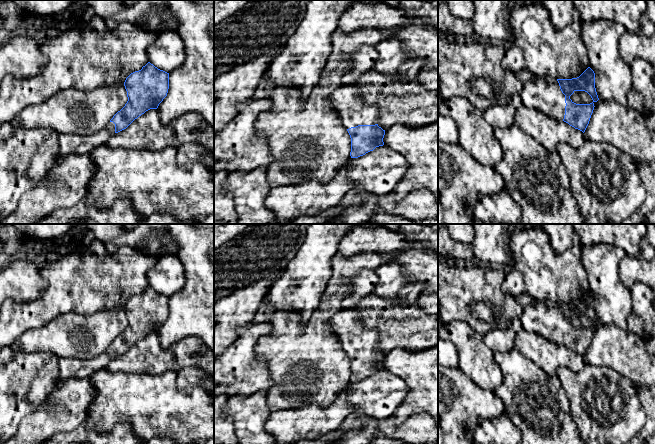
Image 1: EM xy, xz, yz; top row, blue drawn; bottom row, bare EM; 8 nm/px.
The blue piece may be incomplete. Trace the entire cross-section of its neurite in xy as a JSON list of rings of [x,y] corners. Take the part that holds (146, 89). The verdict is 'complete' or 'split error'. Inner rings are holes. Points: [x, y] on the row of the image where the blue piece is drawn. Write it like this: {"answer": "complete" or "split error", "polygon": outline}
{"answer": "split error", "polygon": [[[148,62],[141,70],[131,73],[124,82],[127,91],[128,101],[125,106],[118,111],[110,122],[99,132],[82,136],[78,134],[59,134],[60,157],[68,154],[82,155],[87,154],[93,149],[105,145],[105,143],[115,134],[126,129],[135,119],[150,109],[157,109],[159,104],[167,96],[169,89],[169,73],[158,69]]]}

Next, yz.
{"answer": "split error", "polygon": [[[590,67],[579,77],[572,79],[537,76],[534,80],[523,83],[520,97],[526,107],[539,110],[557,121],[564,121],[583,133],[589,124],[594,103],[599,100],[595,88],[595,73]],[[575,91],[587,92],[593,102],[574,103],[570,96]]]}

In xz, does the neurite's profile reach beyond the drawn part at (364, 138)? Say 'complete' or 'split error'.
split error

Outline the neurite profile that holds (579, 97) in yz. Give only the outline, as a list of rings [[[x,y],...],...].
[[[574,91],[570,99],[576,104],[590,104],[593,102],[591,96],[585,91]]]

